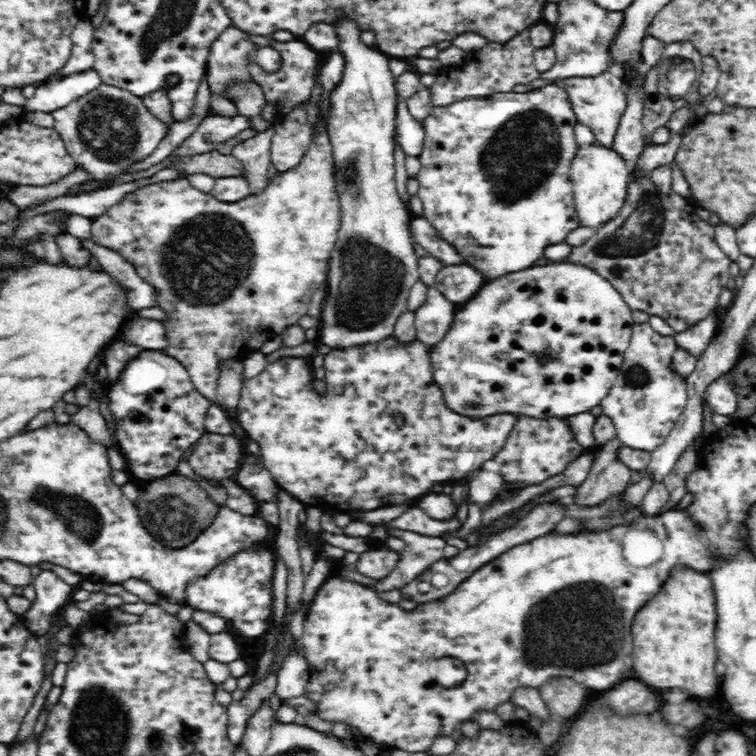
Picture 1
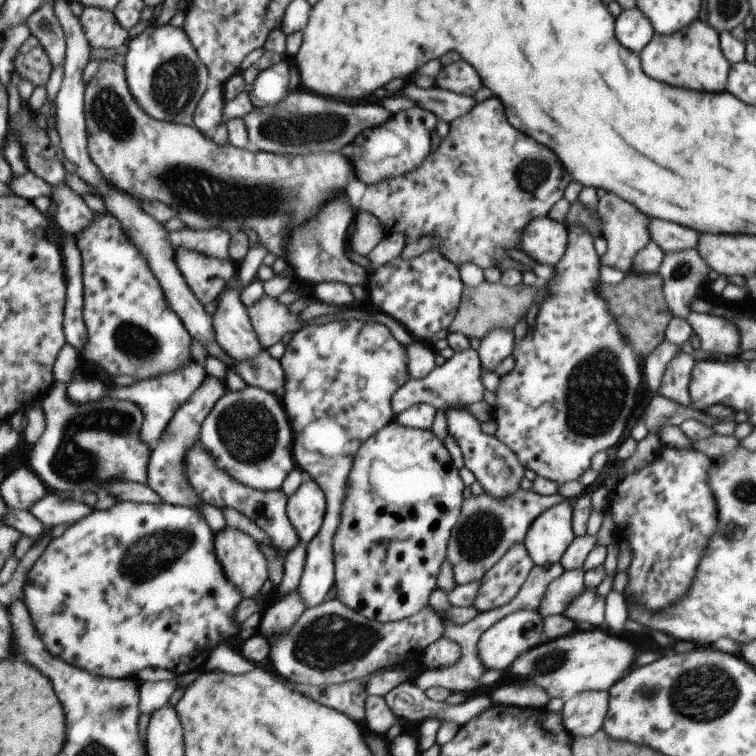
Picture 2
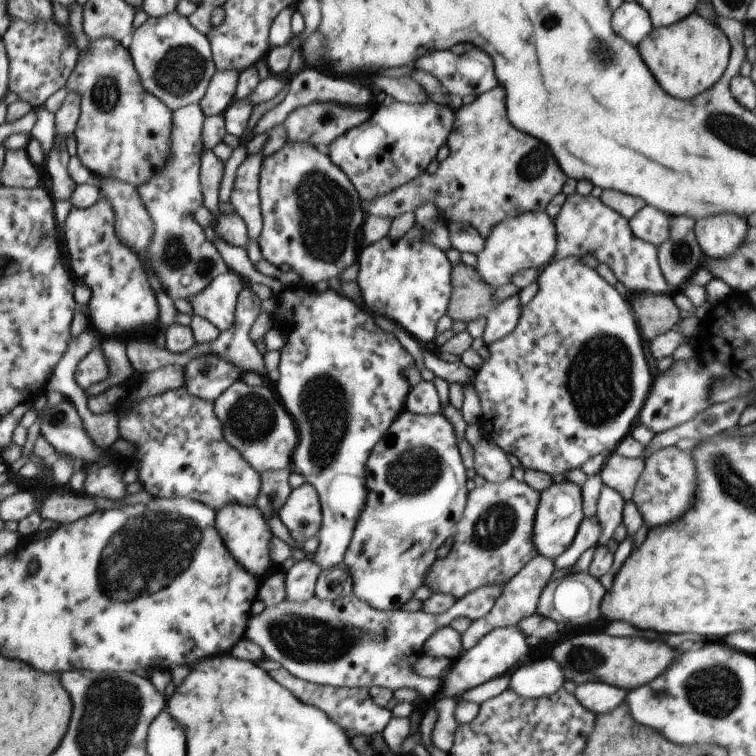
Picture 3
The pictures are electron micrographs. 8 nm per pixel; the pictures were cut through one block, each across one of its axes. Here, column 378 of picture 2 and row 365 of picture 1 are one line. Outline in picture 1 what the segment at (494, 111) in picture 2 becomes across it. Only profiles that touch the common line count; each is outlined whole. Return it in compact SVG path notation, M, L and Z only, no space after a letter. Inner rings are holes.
M318 78L317 84L314 85L310 100L308 100L306 106L306 121L308 121L310 131L312 131L310 146L304 152L302 160L294 168L288 168L287 172L277 173L272 180L269 179L264 190L260 190L256 194L250 193L246 198L242 198L238 202L220 202L220 200L214 198L211 192L202 192L194 188L186 178L177 178L166 180L166 182L158 182L158 184L150 184L150 186L142 186L133 192L125 194L118 204L111 206L104 214L91 219L91 239L95 243L100 247L104 246L114 250L122 257L130 254L130 258L134 258L134 262L138 262L138 266L142 266L142 279L154 287L156 306L159 306L166 314L166 318L160 321L164 325L166 339L168 339L168 346L166 346L164 352L186 367L194 388L212 403L215 402L217 394L217 382L221 364L228 359L241 360L238 357L234 358L234 344L238 342L238 326L240 328L258 326L258 330L272 330L272 332L280 335L288 325L299 323L300 318L308 311L308 304L310 304L312 294L320 288L321 284L326 282L326 275L329 271L328 260L334 248L338 228L340 228L340 207L338 207L338 197L336 197L336 191L334 191L332 143L330 143L328 133L325 130L323 85L320 83L320 78ZM196 334L198 338L214 340L214 344L202 344L194 341L190 343L190 340L196 337Z

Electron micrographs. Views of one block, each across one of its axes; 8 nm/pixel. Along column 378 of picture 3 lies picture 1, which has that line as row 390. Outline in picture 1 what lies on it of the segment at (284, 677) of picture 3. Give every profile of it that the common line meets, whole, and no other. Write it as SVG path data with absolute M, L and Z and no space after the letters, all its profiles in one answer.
M730 375L720 376L707 386L703 399L712 413L732 417L737 409L737 394L732 385L729 386Z

